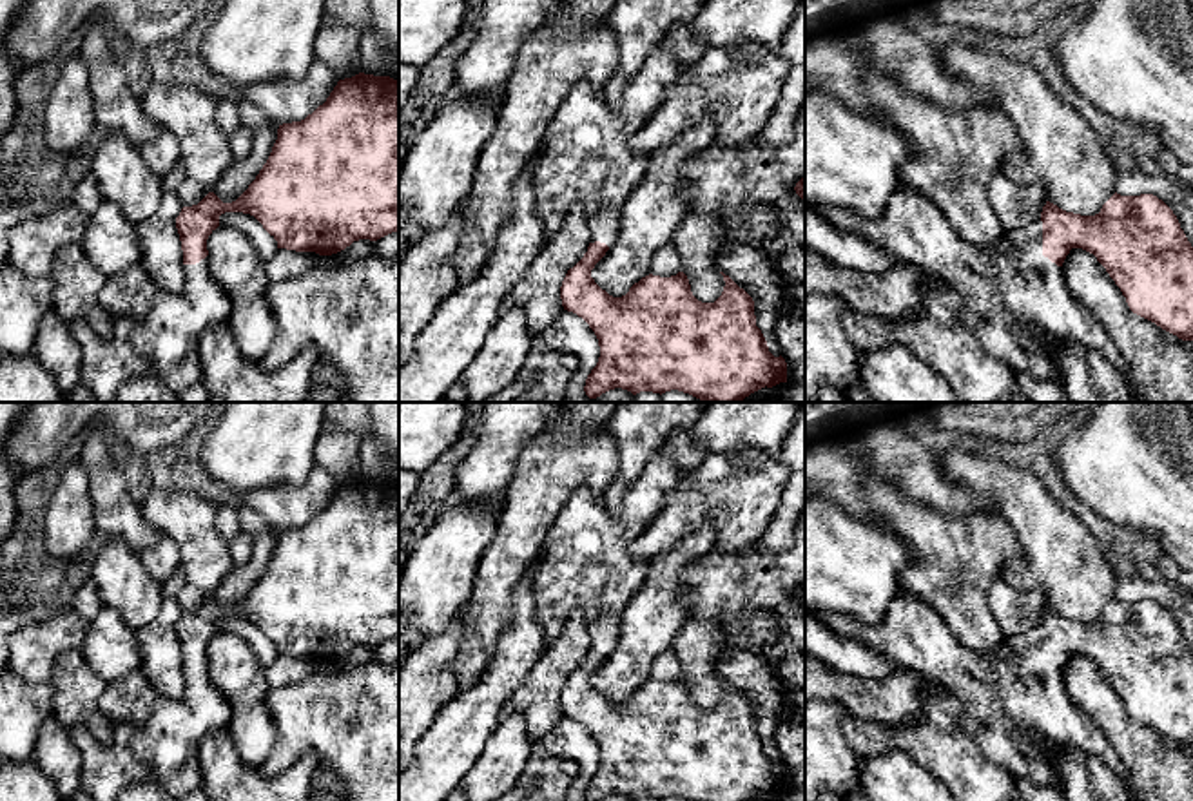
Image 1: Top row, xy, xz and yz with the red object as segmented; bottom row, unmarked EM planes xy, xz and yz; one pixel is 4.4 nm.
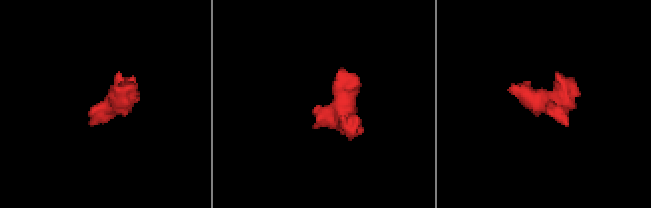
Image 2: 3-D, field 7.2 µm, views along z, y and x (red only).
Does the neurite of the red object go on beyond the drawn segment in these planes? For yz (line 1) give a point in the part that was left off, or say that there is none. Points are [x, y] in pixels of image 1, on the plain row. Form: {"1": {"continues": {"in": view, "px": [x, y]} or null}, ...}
{"1": {"continues": {"in": "yz", "px": [1014, 704]}}}

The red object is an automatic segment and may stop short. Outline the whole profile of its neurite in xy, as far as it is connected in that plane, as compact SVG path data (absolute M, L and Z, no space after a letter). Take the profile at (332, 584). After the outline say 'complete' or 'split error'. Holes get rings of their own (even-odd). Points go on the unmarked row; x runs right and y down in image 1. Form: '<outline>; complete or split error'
M364 478L339 486L312 520L279 531L267 569L236 607L223 609L209 598L198 611L183 613L176 623L185 672L181 698L160 694L141 671L107 683L100 698L103 716L114 725L136 727L131 741L134 756L176 801L201 788L201 739L230 723L230 707L210 681L207 667L207 645L225 618L254 622L277 647L277 654L319 661L337 660L359 645L377 647L399 638L399 486Z; split error

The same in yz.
M912 593L896 596L879 623L821 611L820 620L868 645L919 680L946 689L961 705L961 729L981 752L1039 787L1057 788L1059 777L1044 747L1073 748L1097 756L1122 779L1128 772L1099 727L1066 696L1062 669L1072 654L1097 663L1120 694L1130 716L1182 747L1193 747L1193 652L1173 616L1153 600L1113 600L1095 622L1066 618L1046 607L1041 623L1012 634L999 651L981 652L963 645L941 616Z; split error

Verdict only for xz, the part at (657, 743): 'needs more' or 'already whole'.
needs more

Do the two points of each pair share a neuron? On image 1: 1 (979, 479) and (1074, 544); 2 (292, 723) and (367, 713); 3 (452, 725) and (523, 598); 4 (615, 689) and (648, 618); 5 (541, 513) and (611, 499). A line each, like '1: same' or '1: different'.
1: same
2: same
3: same
4: same
5: different

